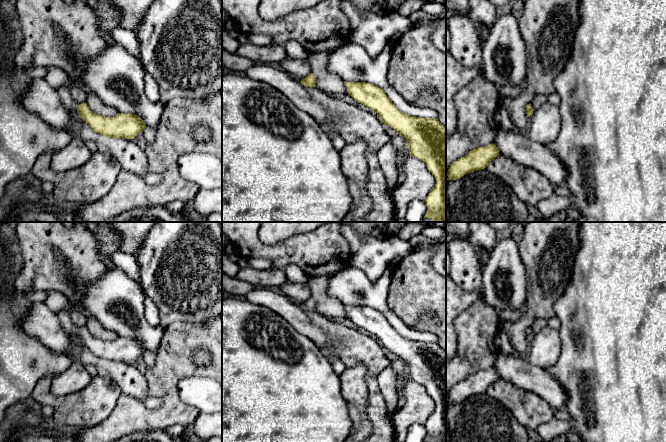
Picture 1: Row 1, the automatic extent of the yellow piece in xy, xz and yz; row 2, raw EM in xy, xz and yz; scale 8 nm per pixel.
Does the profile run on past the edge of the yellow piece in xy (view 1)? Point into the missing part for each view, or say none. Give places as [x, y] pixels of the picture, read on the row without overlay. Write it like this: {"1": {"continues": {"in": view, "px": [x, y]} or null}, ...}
{"1": {"continues": {"in": "xy", "px": [64, 316]}}}

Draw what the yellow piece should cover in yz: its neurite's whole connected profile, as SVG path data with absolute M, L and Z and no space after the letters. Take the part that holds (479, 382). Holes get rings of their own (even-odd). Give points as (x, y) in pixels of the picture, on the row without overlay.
M493 367L478 371L450 389L447 404L457 404L476 394L482 394L497 380L499 375Z

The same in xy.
M62 310L56 315L64 331L71 336L76 335L95 357L114 363L134 363L146 352L138 339L117 337L113 341L105 341L93 337L85 326L79 329L73 324L68 310Z

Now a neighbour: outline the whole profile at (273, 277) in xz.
M274 267L267 270L239 268L236 278L252 285L261 285L263 288L278 287L287 282L285 271Z

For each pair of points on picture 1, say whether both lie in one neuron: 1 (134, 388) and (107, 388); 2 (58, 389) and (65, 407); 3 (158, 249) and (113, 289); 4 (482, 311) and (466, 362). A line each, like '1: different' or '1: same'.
1: different
2: different
3: different
4: same

